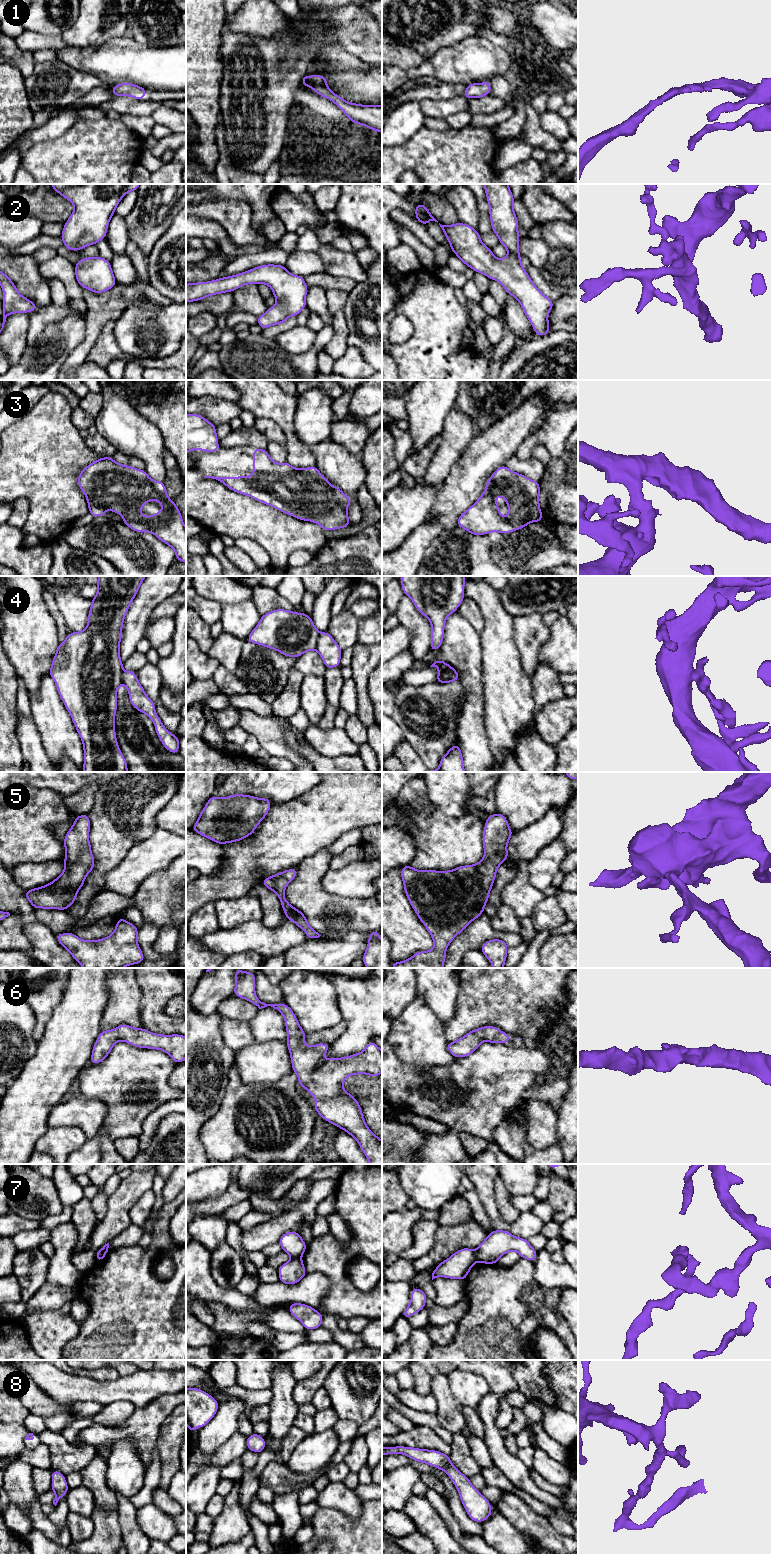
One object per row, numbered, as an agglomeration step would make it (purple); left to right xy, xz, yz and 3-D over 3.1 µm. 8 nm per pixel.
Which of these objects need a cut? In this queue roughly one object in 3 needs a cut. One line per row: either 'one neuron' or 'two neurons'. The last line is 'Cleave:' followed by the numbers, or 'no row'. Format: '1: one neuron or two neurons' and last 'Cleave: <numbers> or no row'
1: one neuron
2: one neuron
3: one neuron
4: two neurons
5: one neuron
6: one neuron
7: two neurons
8: one neuron
Cleave: 4, 7

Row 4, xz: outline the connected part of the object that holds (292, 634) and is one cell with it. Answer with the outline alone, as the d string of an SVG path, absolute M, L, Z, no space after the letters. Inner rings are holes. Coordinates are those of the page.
M275 609L261 616L259 623L252 630L246 641L274 649L287 657L299 658L303 653L316 650L320 632L311 617L285 609Z

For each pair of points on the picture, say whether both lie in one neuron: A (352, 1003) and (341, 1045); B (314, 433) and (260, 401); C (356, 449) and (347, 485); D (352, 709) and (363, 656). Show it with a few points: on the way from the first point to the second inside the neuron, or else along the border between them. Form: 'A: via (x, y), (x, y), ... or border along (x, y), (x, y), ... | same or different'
A: via (353, 1013), (353, 1033), (351, 1035) | same
B: border along (297, 397), (293, 427), (296, 436), (302, 442) | different
C: border along (334, 443), (344, 447), (353, 454), (359, 455) | different
D: border along (352, 678), (356, 689), (356, 713) | different

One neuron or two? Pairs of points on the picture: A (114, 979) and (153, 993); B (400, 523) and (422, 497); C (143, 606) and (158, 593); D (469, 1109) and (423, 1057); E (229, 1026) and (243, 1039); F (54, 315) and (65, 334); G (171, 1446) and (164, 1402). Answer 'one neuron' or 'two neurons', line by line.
A: two neurons
B: one neuron
C: one neuron
D: two neurons
E: one neuron
F: two neurons
G: two neurons

